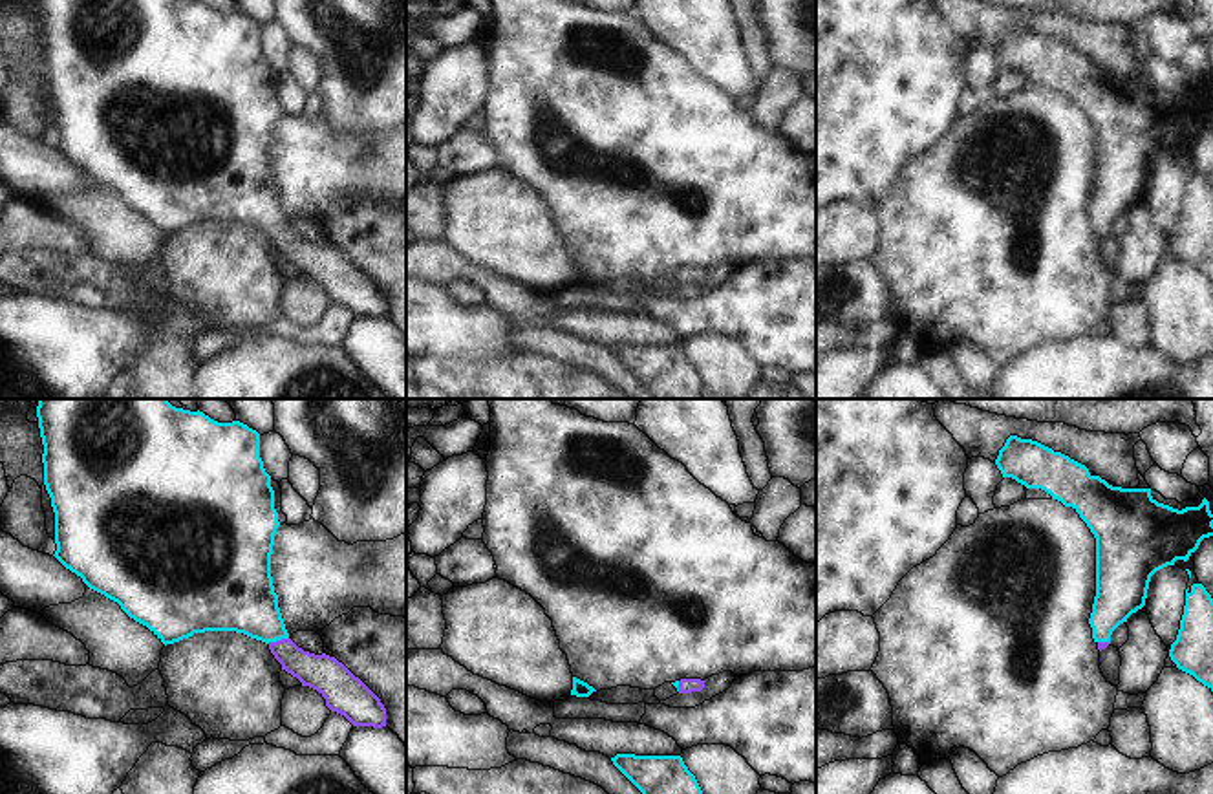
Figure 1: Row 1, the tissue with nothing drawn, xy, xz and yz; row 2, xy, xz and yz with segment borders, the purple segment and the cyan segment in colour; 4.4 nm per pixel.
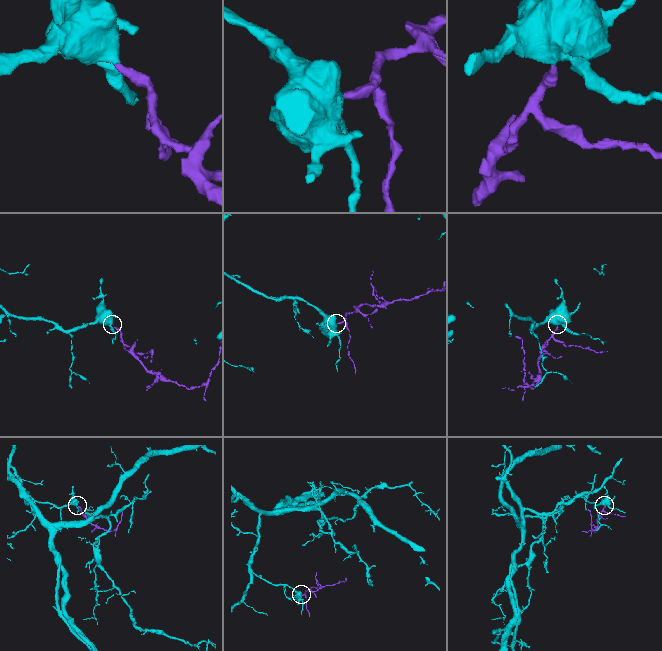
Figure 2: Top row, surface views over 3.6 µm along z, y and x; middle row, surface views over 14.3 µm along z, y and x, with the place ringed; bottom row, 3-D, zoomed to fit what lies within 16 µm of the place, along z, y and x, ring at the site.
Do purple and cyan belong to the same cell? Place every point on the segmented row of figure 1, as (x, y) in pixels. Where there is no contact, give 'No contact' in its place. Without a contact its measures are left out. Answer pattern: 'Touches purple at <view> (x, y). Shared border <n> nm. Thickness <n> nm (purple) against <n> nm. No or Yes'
Touches purple at xy (277, 641). Shared border 100 nm. Thickness 160 nm (purple) against 300 nm. Yes

